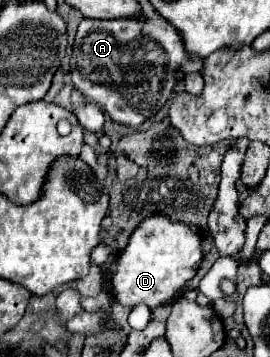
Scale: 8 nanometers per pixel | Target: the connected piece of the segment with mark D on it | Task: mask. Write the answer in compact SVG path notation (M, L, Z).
M166 216L146 218L130 236L126 250L116 260L116 272L112 276L114 296L122 306L136 306L144 302L148 308L170 304L174 296L184 290L202 262L202 236L184 222L172 222Z

